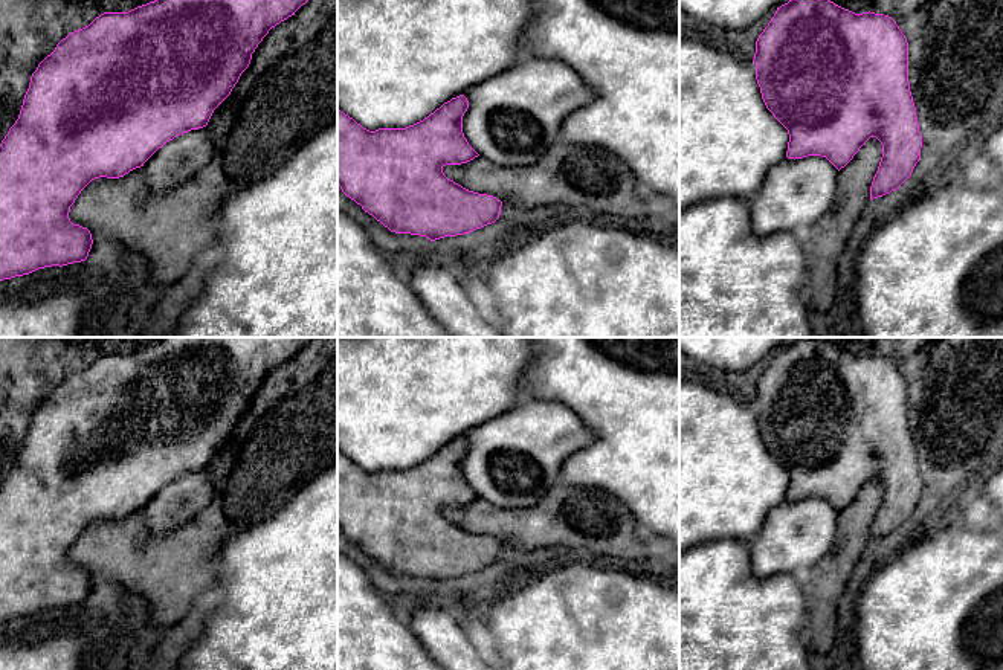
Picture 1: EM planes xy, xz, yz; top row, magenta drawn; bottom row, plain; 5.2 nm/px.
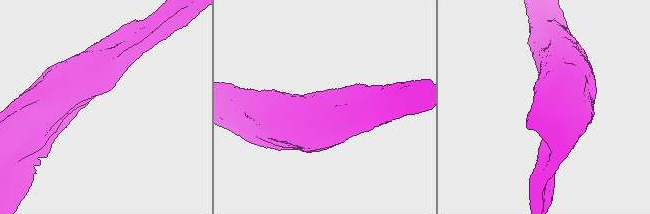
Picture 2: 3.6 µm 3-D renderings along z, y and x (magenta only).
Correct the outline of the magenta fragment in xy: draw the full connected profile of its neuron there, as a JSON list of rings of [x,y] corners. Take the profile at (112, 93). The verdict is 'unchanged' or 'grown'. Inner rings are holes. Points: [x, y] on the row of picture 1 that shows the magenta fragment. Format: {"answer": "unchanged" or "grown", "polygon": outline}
{"answer": "unchanged", "polygon": [[[154,0],[128,12],[104,12],[89,26],[70,32],[47,55],[31,76],[29,89],[15,124],[0,143],[0,281],[29,275],[38,269],[85,261],[93,240],[87,227],[73,224],[70,206],[95,179],[119,179],[144,163],[176,136],[208,125],[214,110],[231,95],[252,53],[272,27],[295,15],[308,0]]]}

